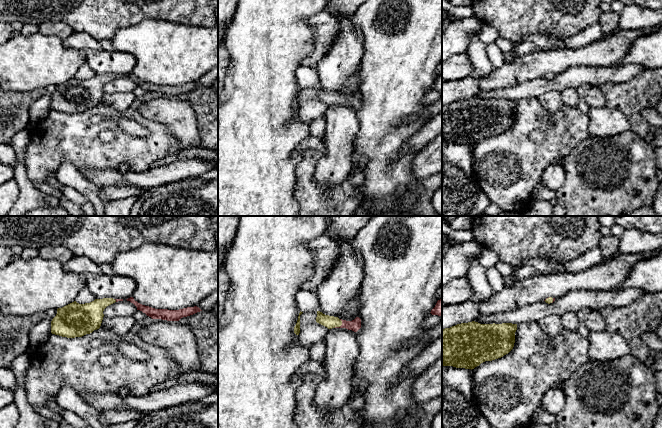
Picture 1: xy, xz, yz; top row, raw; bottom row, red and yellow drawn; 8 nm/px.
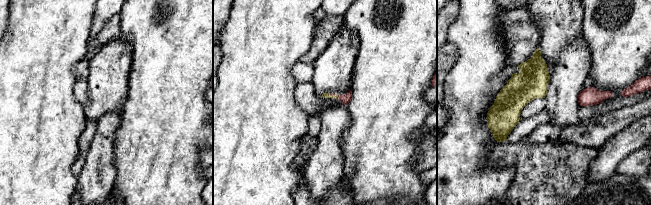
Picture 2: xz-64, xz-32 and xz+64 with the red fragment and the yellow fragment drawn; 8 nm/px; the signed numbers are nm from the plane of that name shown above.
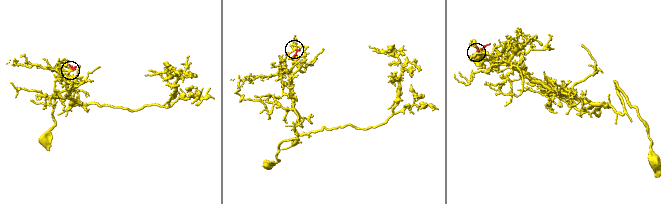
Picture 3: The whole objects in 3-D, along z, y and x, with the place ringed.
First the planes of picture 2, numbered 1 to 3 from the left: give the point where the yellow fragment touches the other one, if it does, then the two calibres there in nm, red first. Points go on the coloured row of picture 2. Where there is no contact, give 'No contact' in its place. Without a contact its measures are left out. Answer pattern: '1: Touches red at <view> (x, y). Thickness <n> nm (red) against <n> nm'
1: No contact
2: Touches red at xz-32 (334, 94). Thickness 20 nm (red) against 50 nm
3: No contact

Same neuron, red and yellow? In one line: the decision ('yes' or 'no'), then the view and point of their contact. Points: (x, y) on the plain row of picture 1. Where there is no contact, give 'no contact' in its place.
yes; meets red in xz at (341, 101)

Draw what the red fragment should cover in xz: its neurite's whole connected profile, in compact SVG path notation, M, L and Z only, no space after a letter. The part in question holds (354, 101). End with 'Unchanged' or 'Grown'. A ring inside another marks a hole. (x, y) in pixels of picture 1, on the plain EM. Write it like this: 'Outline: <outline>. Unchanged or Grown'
Outline: M317 87L316 98L327 103L328 105L346 104L357 108L361 104L361 95L359 93L356 93L352 97L346 97L339 95L338 93L325 91L320 87Z. Grown

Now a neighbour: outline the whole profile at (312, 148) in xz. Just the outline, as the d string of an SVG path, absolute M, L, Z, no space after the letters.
M309 136L298 149L302 151L294 194L299 205L298 216L352 216L363 201L363 168L368 162L367 157L359 157L358 164L340 185L323 191L314 179L317 162L325 154L323 141Z

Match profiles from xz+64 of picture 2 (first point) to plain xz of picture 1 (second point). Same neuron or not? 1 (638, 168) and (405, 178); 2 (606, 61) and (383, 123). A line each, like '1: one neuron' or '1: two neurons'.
1: two neurons
2: one neuron

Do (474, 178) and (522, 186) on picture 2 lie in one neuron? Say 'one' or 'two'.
two

